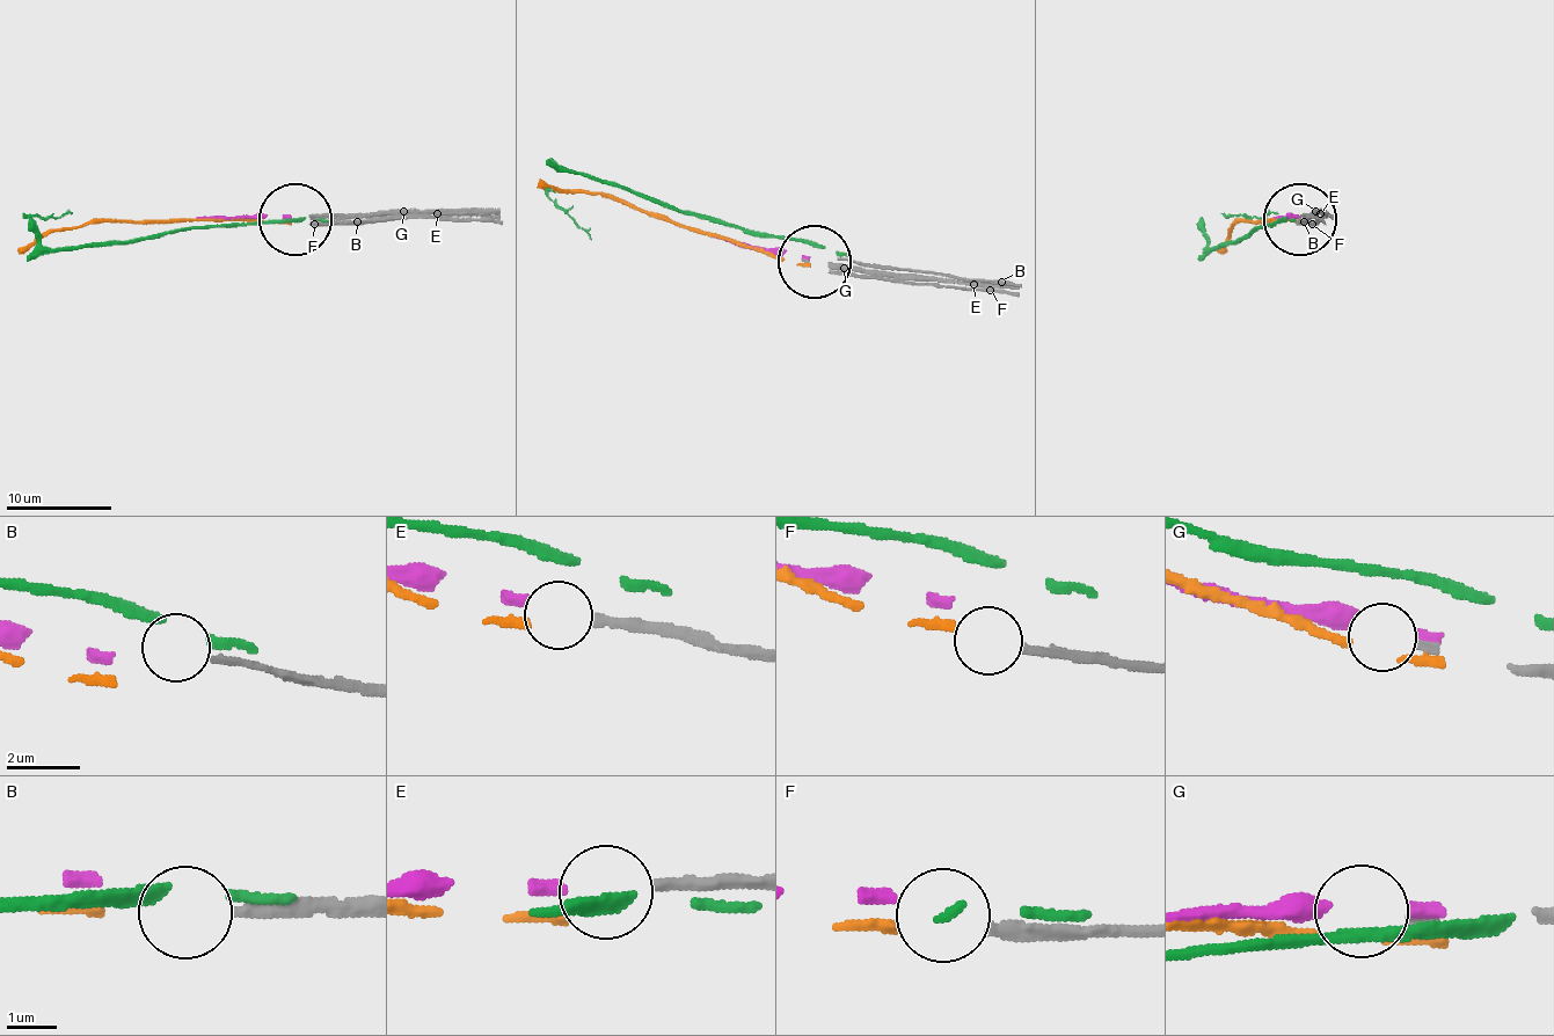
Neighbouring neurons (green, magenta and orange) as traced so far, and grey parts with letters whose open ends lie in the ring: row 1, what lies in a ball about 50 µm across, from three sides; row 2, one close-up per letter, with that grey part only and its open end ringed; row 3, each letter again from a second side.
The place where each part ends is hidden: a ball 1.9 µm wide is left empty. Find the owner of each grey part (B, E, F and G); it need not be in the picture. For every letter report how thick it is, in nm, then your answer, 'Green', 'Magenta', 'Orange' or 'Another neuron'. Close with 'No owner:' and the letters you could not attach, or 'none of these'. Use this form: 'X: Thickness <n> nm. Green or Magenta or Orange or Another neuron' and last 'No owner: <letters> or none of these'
B: Thickness 220 nm. Another neuron
E: Thickness 240 nm. Magenta
F: Thickness 240 nm. Orange
G: Thickness 200 nm. Another neuron
No owner: B, G

